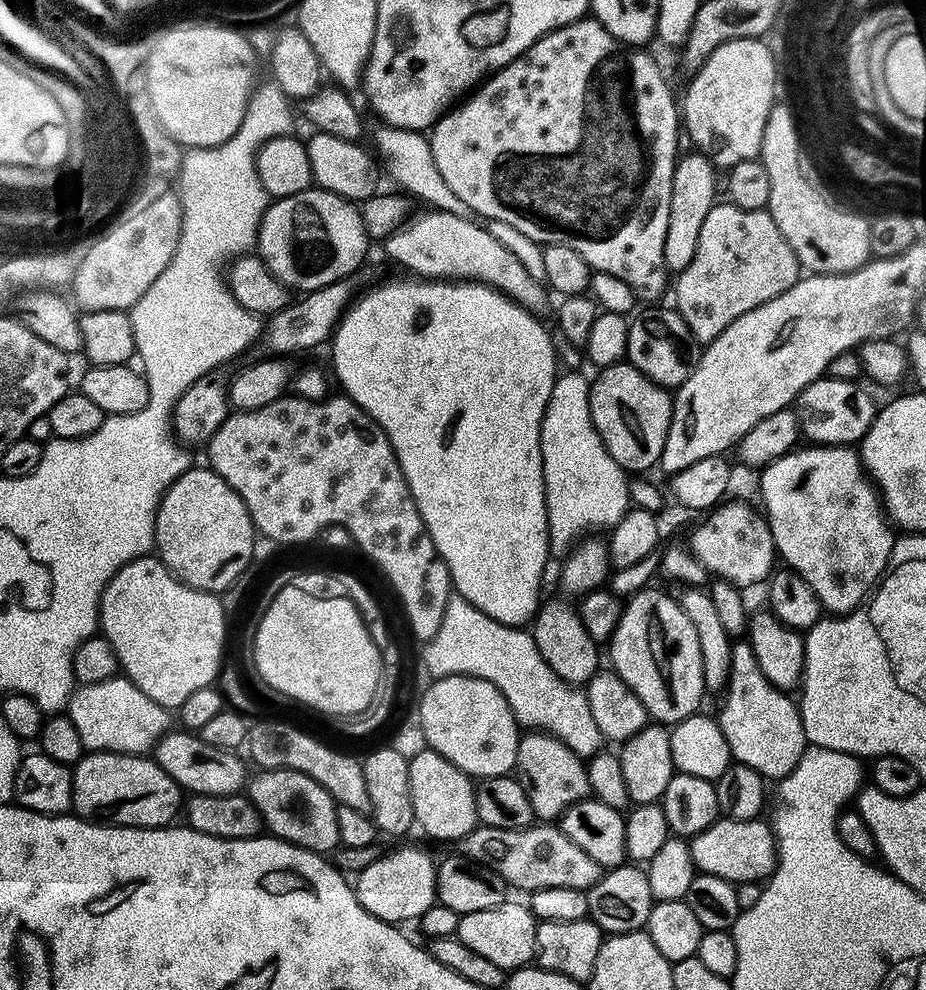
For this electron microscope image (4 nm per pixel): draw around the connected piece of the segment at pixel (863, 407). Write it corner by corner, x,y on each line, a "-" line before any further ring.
821,378
810,382
800,392
794,401
796,417
800,419
800,431
805,441
816,446
852,446
864,439
870,430
878,411
878,404
872,401
872,396
864,388
859,388
856,380
833,380

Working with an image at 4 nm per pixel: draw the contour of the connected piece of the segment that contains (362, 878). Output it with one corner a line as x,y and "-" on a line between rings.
400,848
389,856
381,855
355,877
358,902
370,914
389,924
399,925
400,920
419,921
420,916
437,903
437,867
437,861
432,861
431,854
424,848

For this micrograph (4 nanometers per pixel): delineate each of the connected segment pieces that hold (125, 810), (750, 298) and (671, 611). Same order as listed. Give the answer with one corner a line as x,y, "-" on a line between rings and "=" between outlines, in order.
89,751
87,754
81,756
80,760
72,768
72,806
75,815
81,818
87,818
92,822
103,822
109,826
119,826
122,828
167,828
173,823
173,821
175,821
172,819
175,818
176,811
178,811
179,808
181,811
182,789
178,782
174,782
174,778
170,778
170,774
166,774
166,770
162,770
162,766
156,764
155,759
149,758
147,755
128,755
120,752
=
717,202
712,205
710,214
706,214
706,222
702,222
702,234
698,234
698,246
690,266
682,270
676,277
676,301
684,321
688,323
693,337
697,341
711,342
717,340
742,314
778,298
790,286
794,286
801,279
802,265
794,254
790,242
778,230
774,218
766,210
742,210
730,202
=
649,586
636,593
625,603
624,613
618,622
618,626
614,630
612,639
606,648
606,656
612,659
610,664
611,671
616,672
621,678
622,682
626,682
626,686
630,686
630,690
634,690
634,694
642,702
642,706
647,710
649,717
653,721
659,722
664,726
671,726
678,723
679,720
685,720
688,716
697,715
700,704
700,699
706,696
706,689
704,686
704,675
702,674
702,650
698,646
698,633
694,631
694,622
690,622
690,618
686,618
686,614
682,614
682,606
671,595
667,596
664,592
659,592
656,586

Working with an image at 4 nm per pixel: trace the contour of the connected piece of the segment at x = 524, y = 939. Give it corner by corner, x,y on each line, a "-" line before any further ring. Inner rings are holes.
505,902
490,910
463,913
455,937
462,942
462,946
474,950
474,954
482,954
482,958
494,962
494,966
515,970
529,967
536,959
537,923
538,920
527,903

